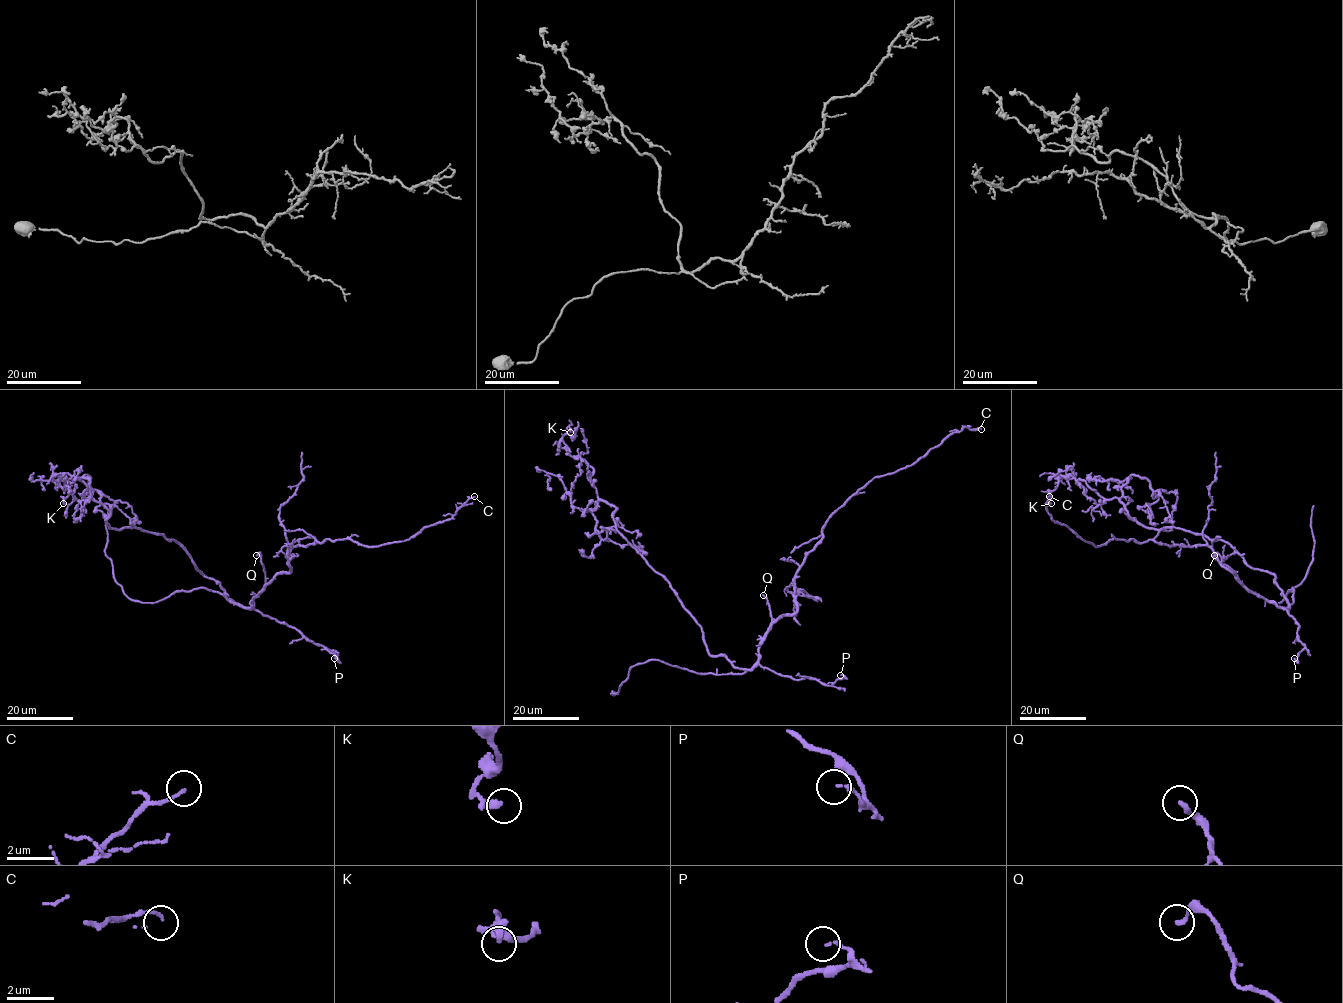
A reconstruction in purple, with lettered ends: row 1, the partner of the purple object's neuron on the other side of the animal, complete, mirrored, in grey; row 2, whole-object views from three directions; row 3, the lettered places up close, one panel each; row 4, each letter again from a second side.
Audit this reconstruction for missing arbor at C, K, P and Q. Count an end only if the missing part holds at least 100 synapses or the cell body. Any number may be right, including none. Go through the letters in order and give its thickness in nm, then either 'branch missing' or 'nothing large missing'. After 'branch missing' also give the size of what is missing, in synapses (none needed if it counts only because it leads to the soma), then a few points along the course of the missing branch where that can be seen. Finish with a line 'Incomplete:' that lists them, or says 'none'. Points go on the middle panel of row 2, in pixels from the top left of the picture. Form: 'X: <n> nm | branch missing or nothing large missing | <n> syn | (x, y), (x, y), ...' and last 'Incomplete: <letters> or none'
C: 120 nm | nothing large missing
K: 320 nm | nothing large missing
P: 140 nm | nothing large missing
Q: 200 nm | nothing large missing
Incomplete: none

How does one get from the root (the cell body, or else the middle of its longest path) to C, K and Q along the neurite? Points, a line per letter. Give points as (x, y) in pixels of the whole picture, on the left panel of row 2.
C: (238, 605), (250, 607), (277, 574), (290, 571), (288, 545), (405, 541), (449, 519), (474, 496)
K: (238, 605), (175, 540), (111, 528), (110, 513), (85, 498), (87, 486), (58, 474), (68, 483), (63, 503)
Q: (238, 605), (250, 607), (265, 584), (261, 556), (256, 555)

